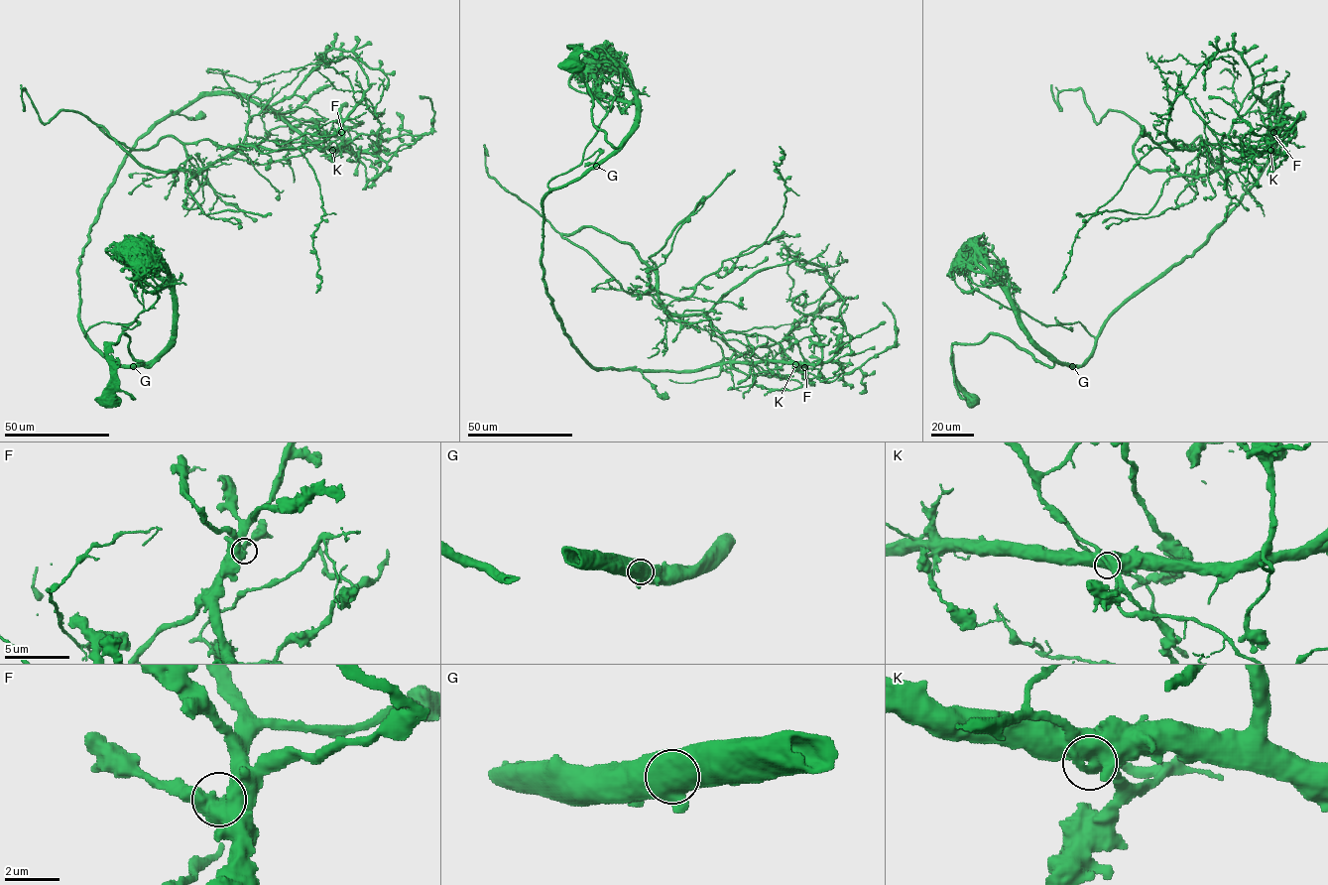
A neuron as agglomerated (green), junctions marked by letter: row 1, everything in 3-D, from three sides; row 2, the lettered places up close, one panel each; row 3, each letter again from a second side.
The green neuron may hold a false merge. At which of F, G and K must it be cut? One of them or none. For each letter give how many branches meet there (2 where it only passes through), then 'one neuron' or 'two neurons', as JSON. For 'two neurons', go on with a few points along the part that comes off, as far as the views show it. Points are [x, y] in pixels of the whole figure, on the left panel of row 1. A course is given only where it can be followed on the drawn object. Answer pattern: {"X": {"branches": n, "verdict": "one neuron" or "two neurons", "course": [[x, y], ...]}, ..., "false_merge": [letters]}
{"F": {"branches": 2, "verdict": "one neuron"}, "G": {"branches": 2, "verdict": "one neuron"}, "K": {"branches": 2, "verdict": "two neurons", "course": [[332, 150], [262, 165], [234, 151], [200, 169], [184, 145], [303, 154], [324, 211], [315, 293]]}, "false_merge": ["K"]}

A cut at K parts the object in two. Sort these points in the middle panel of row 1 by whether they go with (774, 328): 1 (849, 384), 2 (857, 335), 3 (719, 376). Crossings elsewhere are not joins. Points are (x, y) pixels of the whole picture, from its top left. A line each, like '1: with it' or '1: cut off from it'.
1: cut off from it
2: cut off from it
3: with it

